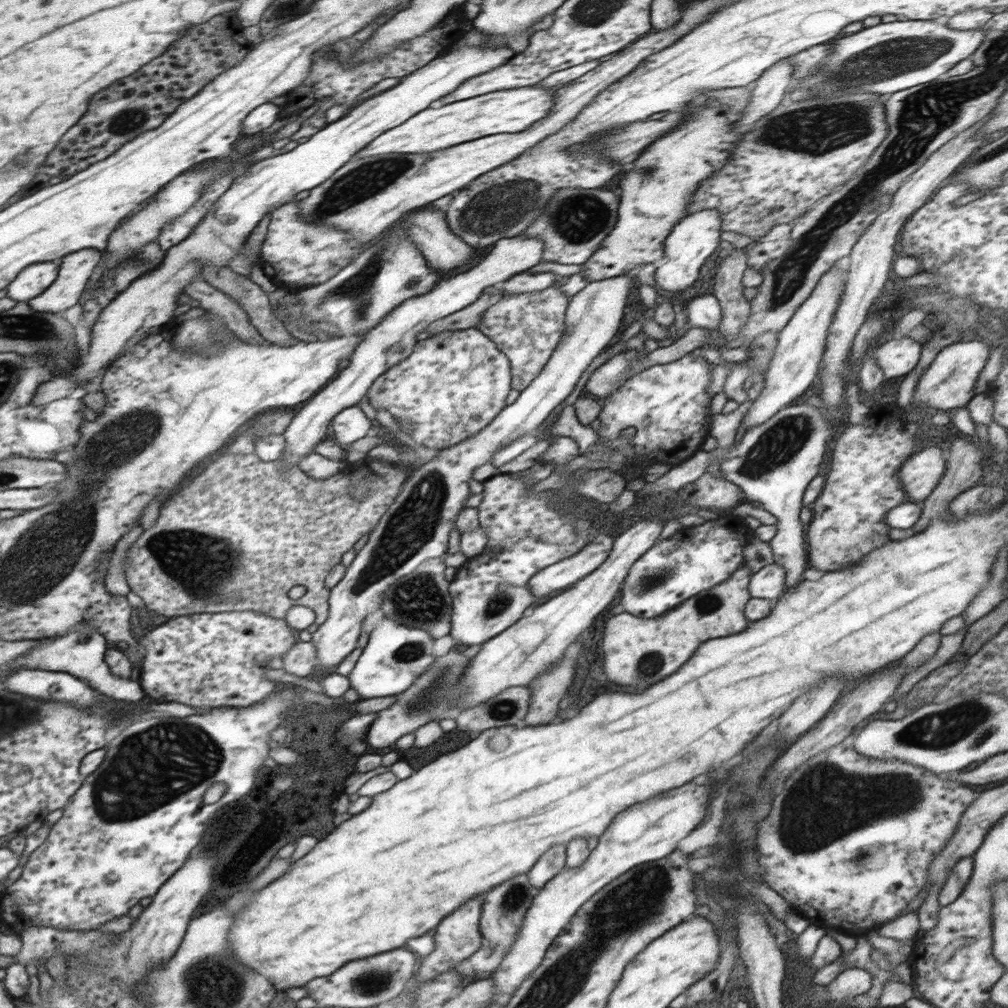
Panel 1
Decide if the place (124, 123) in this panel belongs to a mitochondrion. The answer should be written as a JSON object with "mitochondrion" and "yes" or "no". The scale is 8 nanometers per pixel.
{"mitochondrion":"yes"}

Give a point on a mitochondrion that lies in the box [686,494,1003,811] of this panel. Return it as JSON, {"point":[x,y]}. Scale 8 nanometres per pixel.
{"point":[938,730]}

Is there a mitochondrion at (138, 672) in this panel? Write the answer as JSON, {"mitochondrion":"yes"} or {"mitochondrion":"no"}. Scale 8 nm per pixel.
{"mitochondrion":"no"}

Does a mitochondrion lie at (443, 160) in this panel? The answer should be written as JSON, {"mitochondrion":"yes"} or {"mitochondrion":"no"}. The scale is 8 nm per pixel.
{"mitochondrion":"no"}

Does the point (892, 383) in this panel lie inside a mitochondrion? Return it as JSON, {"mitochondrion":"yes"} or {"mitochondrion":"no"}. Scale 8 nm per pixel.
{"mitochondrion":"no"}

